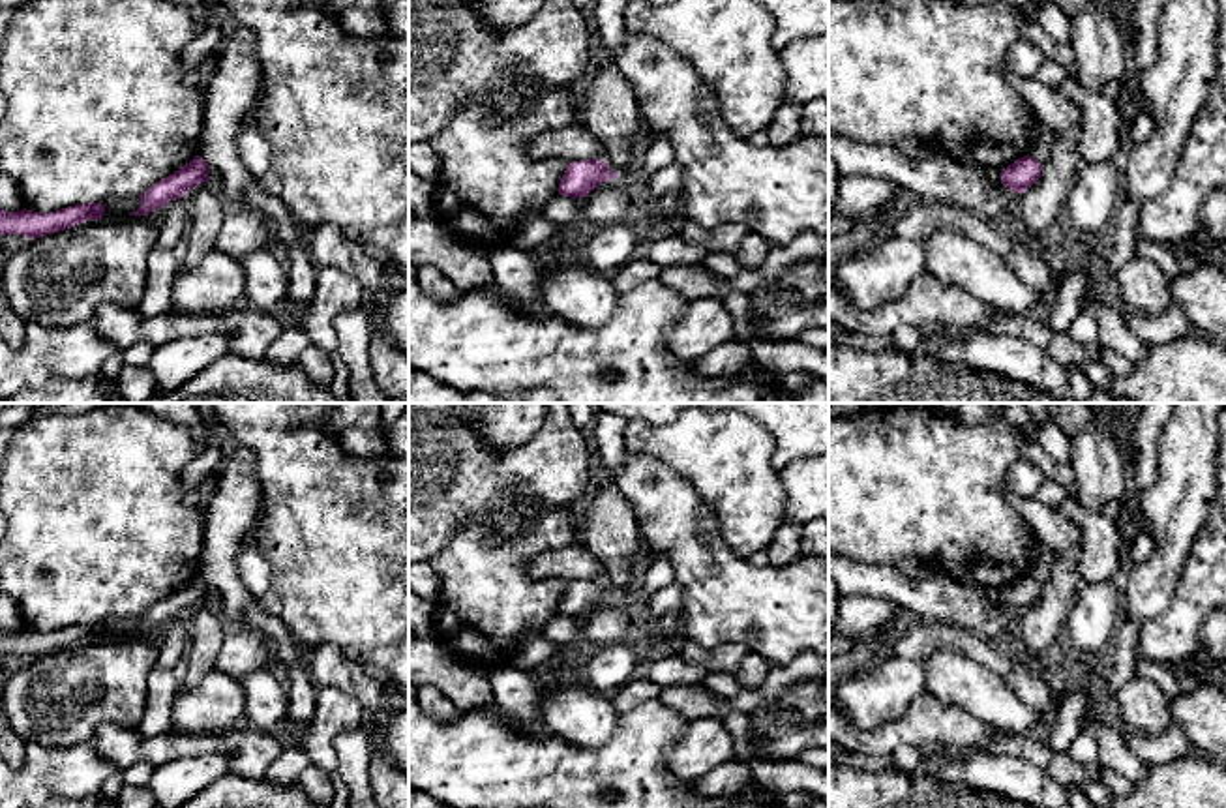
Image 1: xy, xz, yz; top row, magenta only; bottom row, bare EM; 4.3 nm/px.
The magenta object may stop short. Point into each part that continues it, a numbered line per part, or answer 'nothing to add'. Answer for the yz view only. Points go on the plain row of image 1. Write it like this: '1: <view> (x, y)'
nothing to add

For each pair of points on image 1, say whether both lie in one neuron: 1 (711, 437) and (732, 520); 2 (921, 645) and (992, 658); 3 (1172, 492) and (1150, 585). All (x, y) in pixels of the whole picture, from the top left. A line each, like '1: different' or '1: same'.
1: same
2: same
3: same

